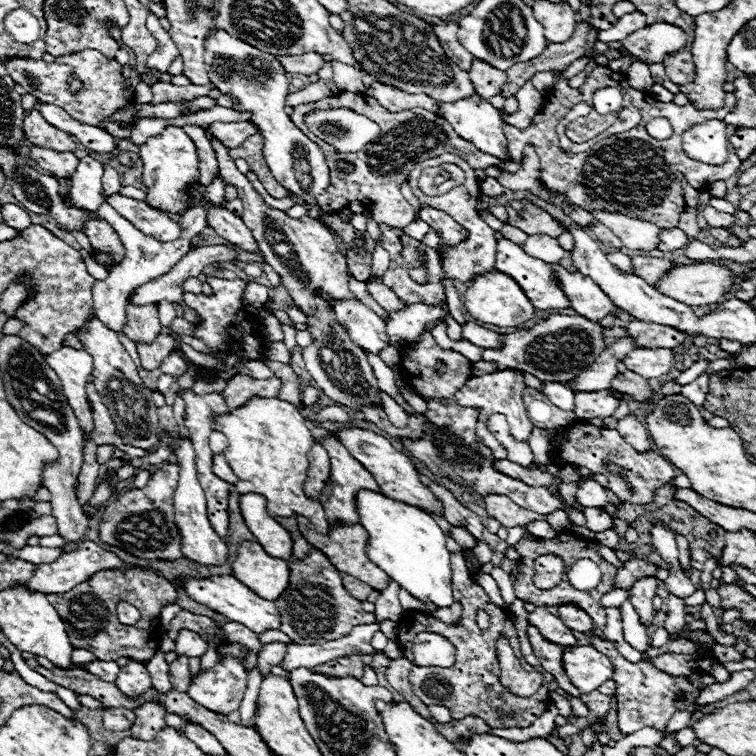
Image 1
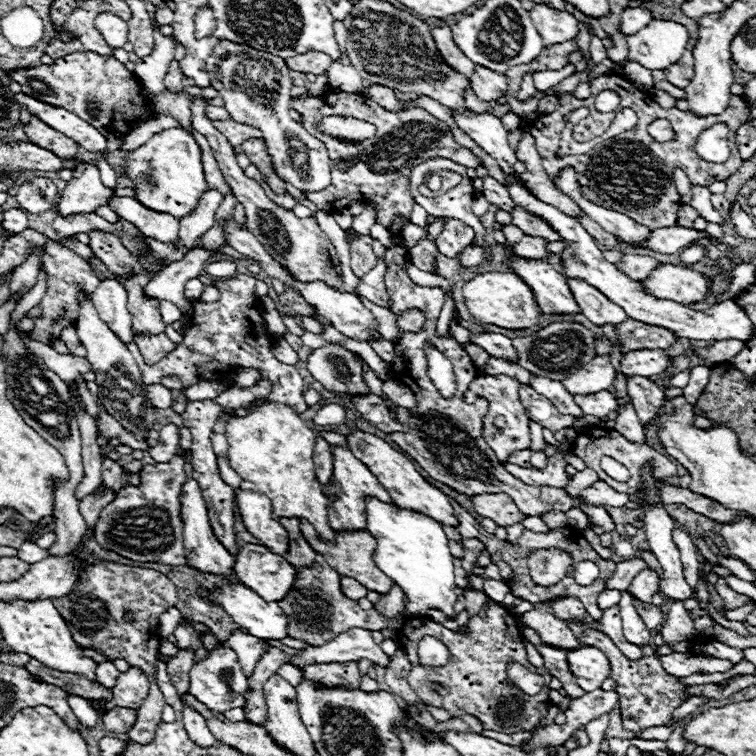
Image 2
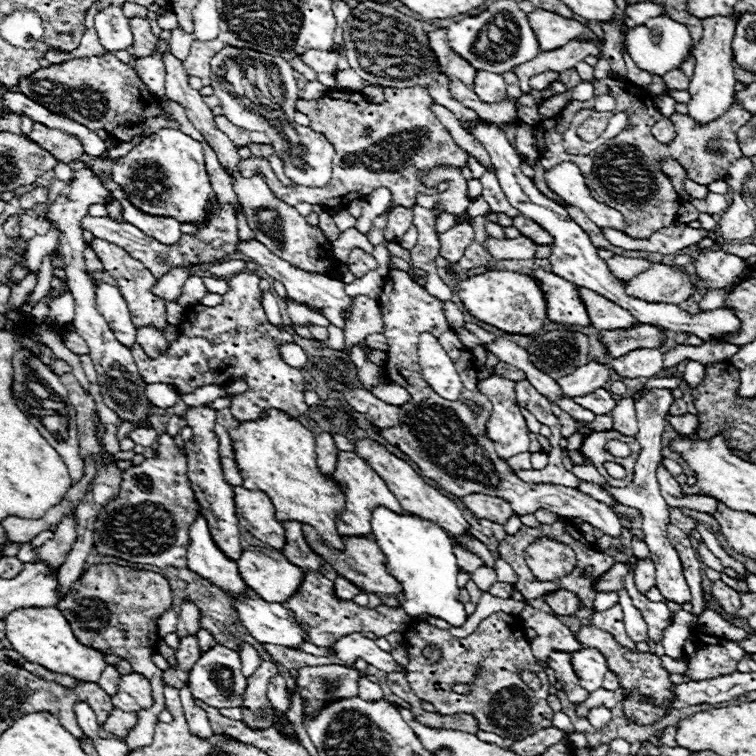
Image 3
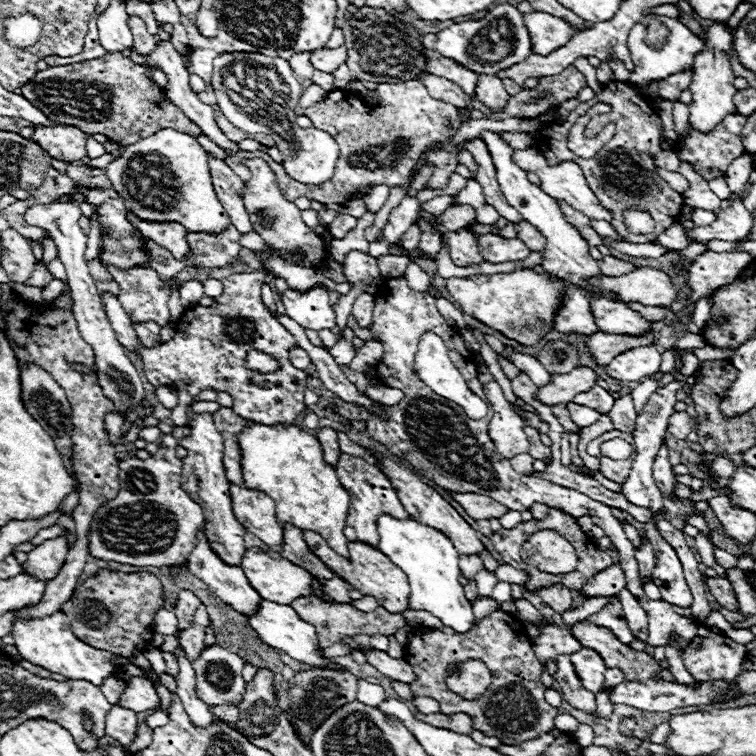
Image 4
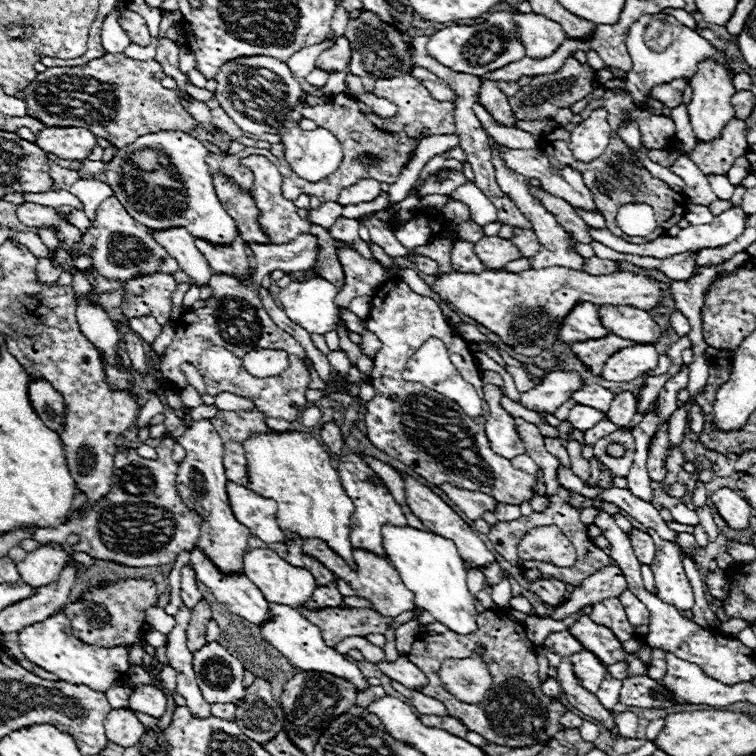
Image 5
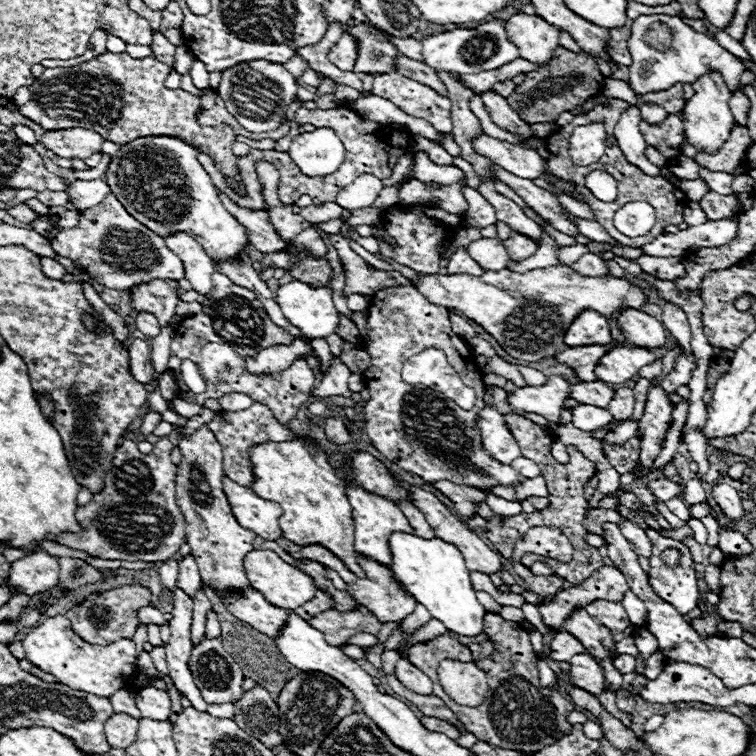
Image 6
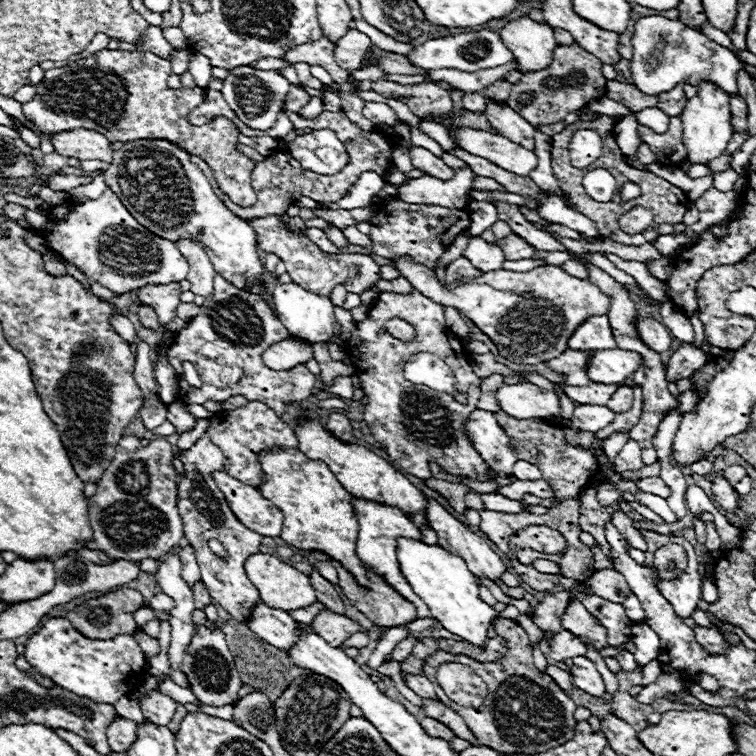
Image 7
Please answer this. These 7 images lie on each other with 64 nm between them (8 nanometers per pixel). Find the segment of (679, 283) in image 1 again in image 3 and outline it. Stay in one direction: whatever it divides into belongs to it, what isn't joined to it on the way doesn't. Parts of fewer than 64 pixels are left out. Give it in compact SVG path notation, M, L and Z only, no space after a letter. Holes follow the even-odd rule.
M652 264L648 270L640 272L632 280L626 282L626 290L630 296L664 302L664 304L680 304L684 302L696 288L690 276L672 270L664 264Z

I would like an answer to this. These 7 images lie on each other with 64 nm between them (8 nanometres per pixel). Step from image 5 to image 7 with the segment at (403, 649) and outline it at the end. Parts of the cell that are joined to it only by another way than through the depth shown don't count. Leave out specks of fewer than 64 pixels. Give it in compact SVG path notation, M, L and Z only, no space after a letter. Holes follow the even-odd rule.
M352 498L352 504L354 504L354 512L356 512L356 518L358 518L358 526L360 526L356 552L358 552L360 560L364 562L364 566L372 568L388 584L392 584L392 588L396 588L396 592L400 592L400 596L410 600L418 610L418 618L430 616L430 610L424 606L424 602L418 600L418 596L410 588L410 584L404 580L404 576L400 572L400 566L398 566L398 556L396 556L398 538L422 540L422 532L398 508L390 508L390 506L378 504L378 502L368 502L368 500L362 500L362 498Z

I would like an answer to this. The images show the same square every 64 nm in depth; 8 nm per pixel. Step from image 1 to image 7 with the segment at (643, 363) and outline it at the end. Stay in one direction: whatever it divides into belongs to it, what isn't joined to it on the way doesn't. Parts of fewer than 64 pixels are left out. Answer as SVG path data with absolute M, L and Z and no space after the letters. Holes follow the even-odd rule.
M596 350L586 364L588 378L600 384L622 384L642 364L636 352L628 350Z

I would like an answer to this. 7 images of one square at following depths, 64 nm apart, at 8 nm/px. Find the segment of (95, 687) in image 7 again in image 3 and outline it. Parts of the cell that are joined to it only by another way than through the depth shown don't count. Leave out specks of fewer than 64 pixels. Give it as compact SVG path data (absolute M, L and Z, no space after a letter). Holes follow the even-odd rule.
M56 606L18 608L18 610L12 610L8 616L4 616L4 620L6 620L6 638L10 640L12 648L20 652L28 662L36 662L52 672L76 676L78 680L84 680L84 682L98 682L100 674L106 668L104 654L90 646L80 644L74 638L68 620Z

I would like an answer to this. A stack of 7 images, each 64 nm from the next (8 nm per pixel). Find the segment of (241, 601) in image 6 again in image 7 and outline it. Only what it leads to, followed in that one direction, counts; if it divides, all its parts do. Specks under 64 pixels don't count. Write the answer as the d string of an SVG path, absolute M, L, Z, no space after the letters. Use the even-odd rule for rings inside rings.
M266 604L256 606L256 618L250 620L250 630L282 652L288 652L300 640L298 626L288 612L268 608Z

